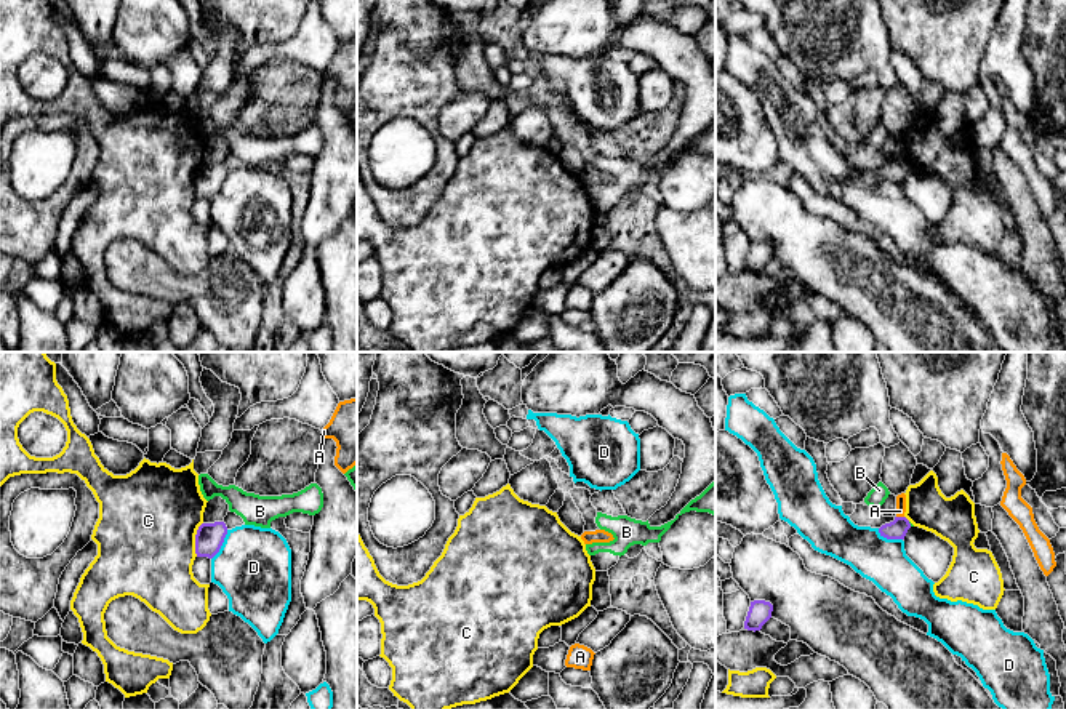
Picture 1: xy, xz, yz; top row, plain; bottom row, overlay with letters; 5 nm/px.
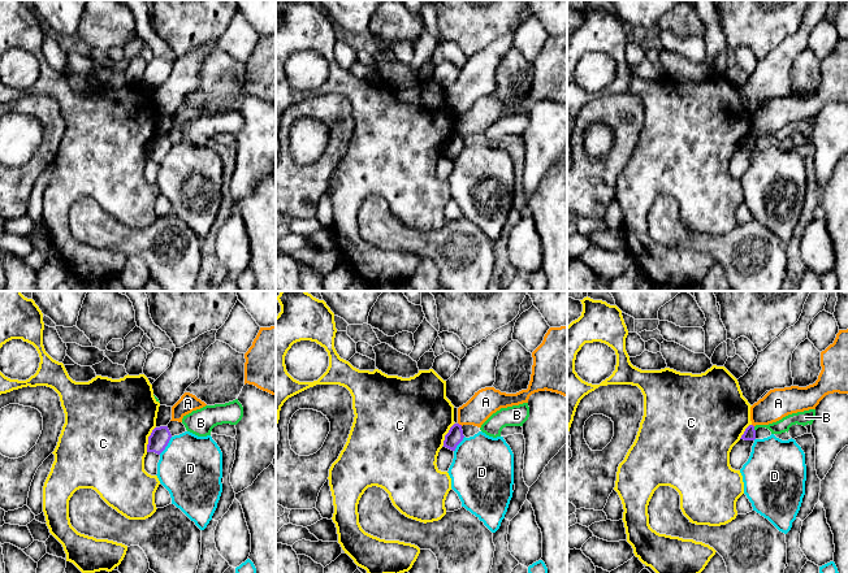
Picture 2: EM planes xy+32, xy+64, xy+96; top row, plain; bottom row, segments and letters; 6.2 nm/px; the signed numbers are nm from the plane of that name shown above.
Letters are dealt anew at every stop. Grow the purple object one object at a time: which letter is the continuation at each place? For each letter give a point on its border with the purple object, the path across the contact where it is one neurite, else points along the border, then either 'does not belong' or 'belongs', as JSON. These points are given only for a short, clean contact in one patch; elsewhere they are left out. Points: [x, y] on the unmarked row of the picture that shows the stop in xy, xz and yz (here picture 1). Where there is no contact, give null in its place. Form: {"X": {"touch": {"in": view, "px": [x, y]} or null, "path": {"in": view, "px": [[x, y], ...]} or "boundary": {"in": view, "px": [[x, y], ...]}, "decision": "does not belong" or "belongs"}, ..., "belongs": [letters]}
{"A": {"touch": {"in": "yz", "px": [900, 159]}, "boundary": {"in": "yz", "px": [[897, 157], [903, 159]]}, "decision": "does not belong"}, "B": {"touch": {"in": "yz", "px": [909, 165]}, "boundary": {"in": "yz", "px": [[908, 164], [911, 167]]}, "decision": "does not belong"}, "C": {"touch": {"in": "xy", "px": [196, 181]}, "decision": "does not belong"}, "D": {"touch": {"in": "xy", "px": [221, 186]}, "decision": "does not belong"}, "belongs": []}

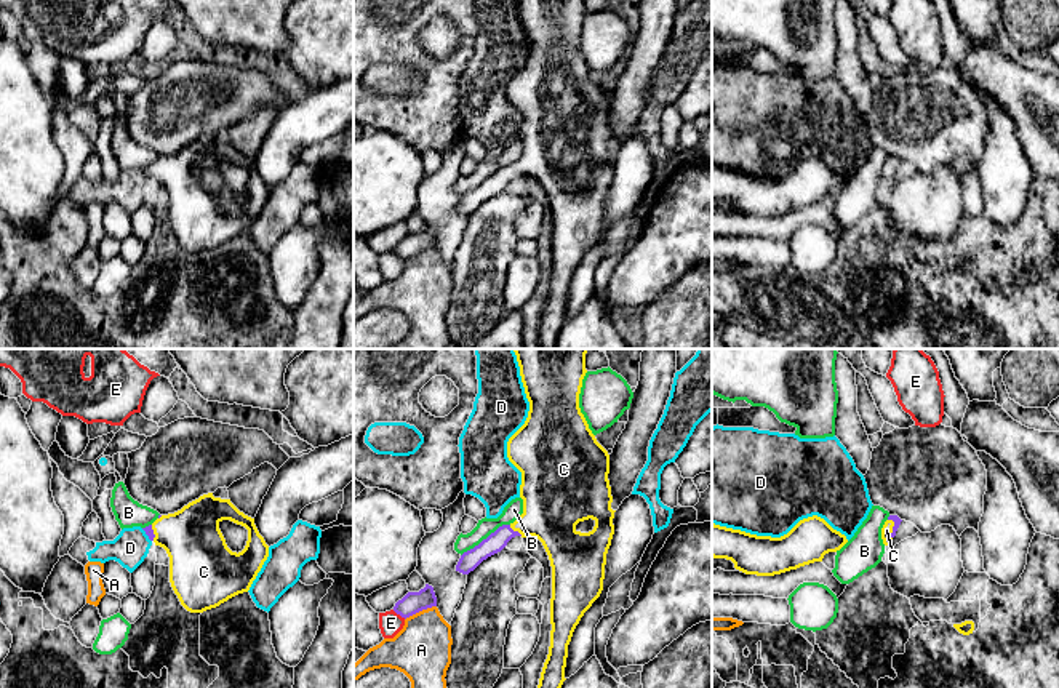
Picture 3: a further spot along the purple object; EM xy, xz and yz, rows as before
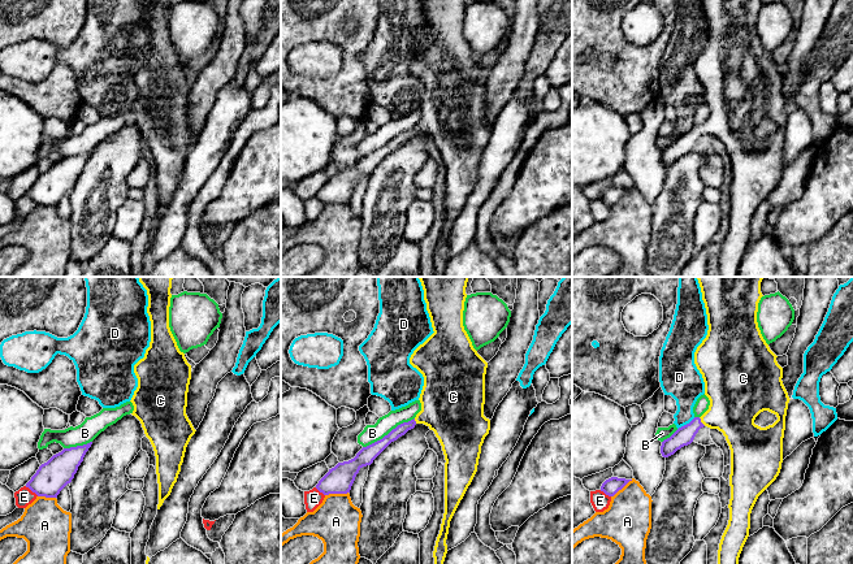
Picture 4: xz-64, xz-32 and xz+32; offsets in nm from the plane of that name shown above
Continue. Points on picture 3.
{"A": {"touch": {"in": "xz", "px": [419, 252]}, "decision": "does not belong"}, "B": {"touch": {"in": "xz", "px": [487, 180]}, "boundary": {"in": "xz", "px": [[509, 165], [499, 167], [461, 197]]}, "decision": "does not belong"}, "C": {"touch": {"in": "xz", "px": [515, 173]}, "path": {"in": "xz", "px": [[496, 183], [504, 175], [515, 173], [530, 165], [554, 141]]}, "decision": "belongs"}, "D": {"touch": {"in": "xy", "px": [146, 175]}, "decision": "does not belong"}, "E": {"touch": {"in": "xz", "px": [399, 255]}, "decision": "does not belong"}, "belongs": ["C"]}

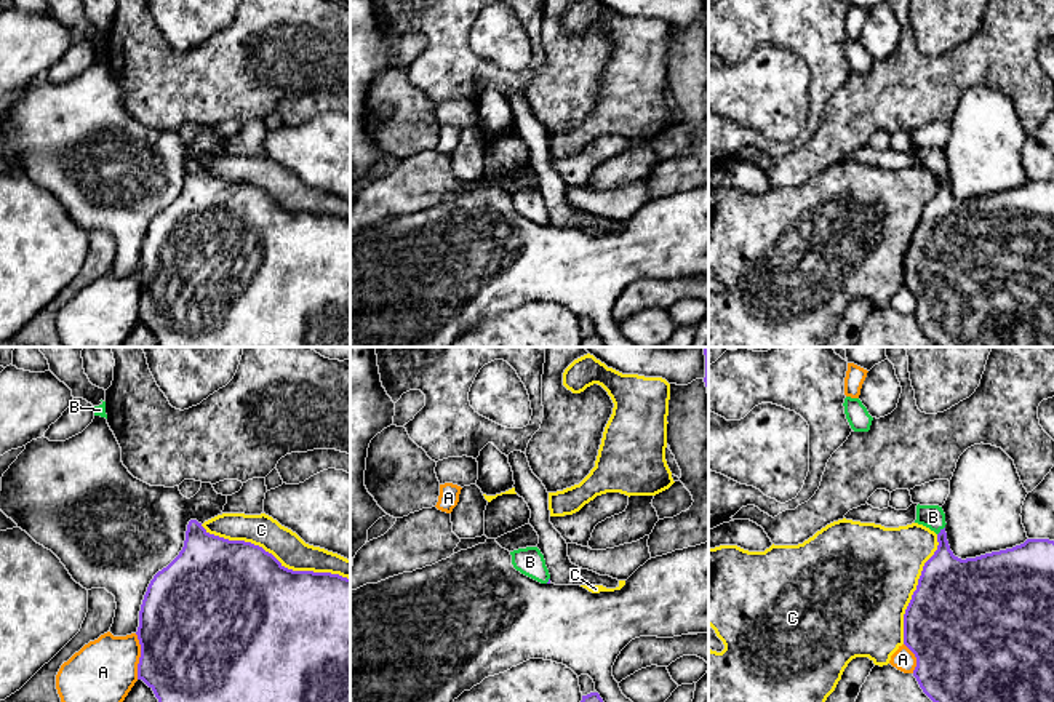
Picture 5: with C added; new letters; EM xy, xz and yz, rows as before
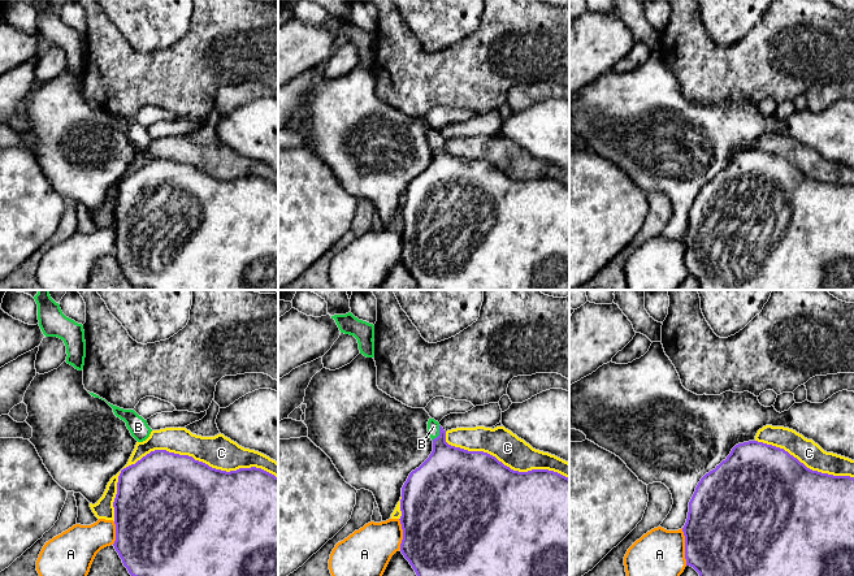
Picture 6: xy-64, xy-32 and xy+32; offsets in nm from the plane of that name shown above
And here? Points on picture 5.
{"A": {"touch": {"in": "xy", "px": [141, 298]}, "decision": "does not belong"}, "B": {"touch": {"in": "yz", "px": [941, 173]}, "path": {"in": "yz", "px": [[946, 223], [941, 173], [933, 159]]}, "decision": "belongs"}, "C": {"touch": {"in": "xy", "px": [274, 199]}, "decision": "does not belong"}, "belongs": ["B"]}

